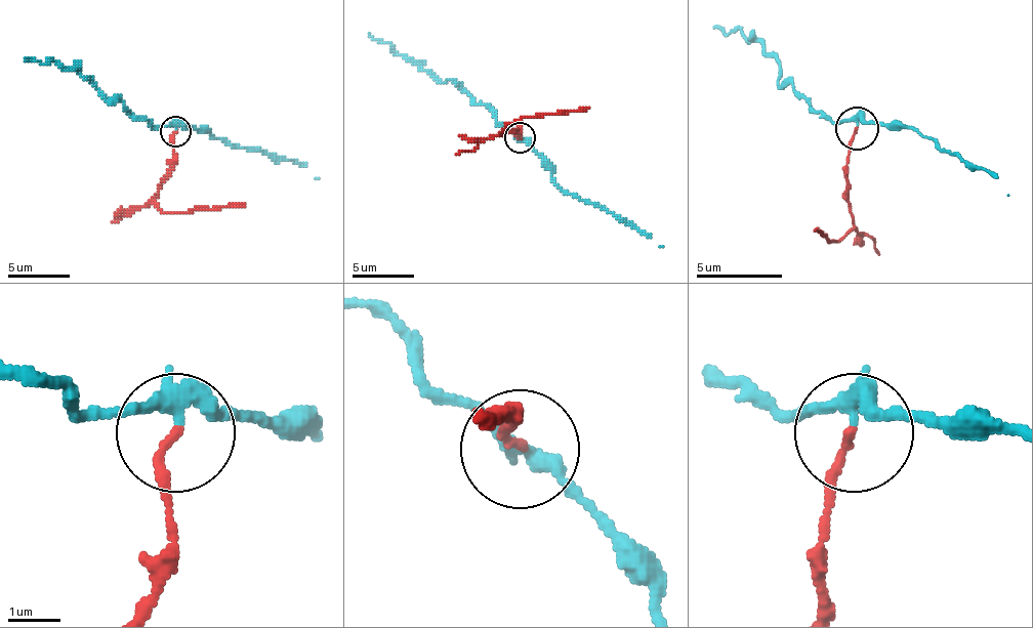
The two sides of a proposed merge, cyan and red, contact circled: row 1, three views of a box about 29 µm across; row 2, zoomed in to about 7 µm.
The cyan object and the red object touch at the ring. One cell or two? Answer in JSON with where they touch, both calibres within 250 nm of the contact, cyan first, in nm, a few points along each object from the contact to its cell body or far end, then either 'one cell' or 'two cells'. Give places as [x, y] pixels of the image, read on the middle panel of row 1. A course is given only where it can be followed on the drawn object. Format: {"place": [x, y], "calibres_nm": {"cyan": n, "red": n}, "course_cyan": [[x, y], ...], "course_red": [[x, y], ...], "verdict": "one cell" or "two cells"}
{"place": [520, 137], "calibres_nm": {"cyan": 280, "red": 160}, "course_cyan": [[521, 138], [450, 80], [438, 83], [369, 33]], "course_red": [[521, 138], [514, 129], [499, 135], [499, 132], [508, 123], [524, 117], [588, 108]], "verdict": "two cells"}

